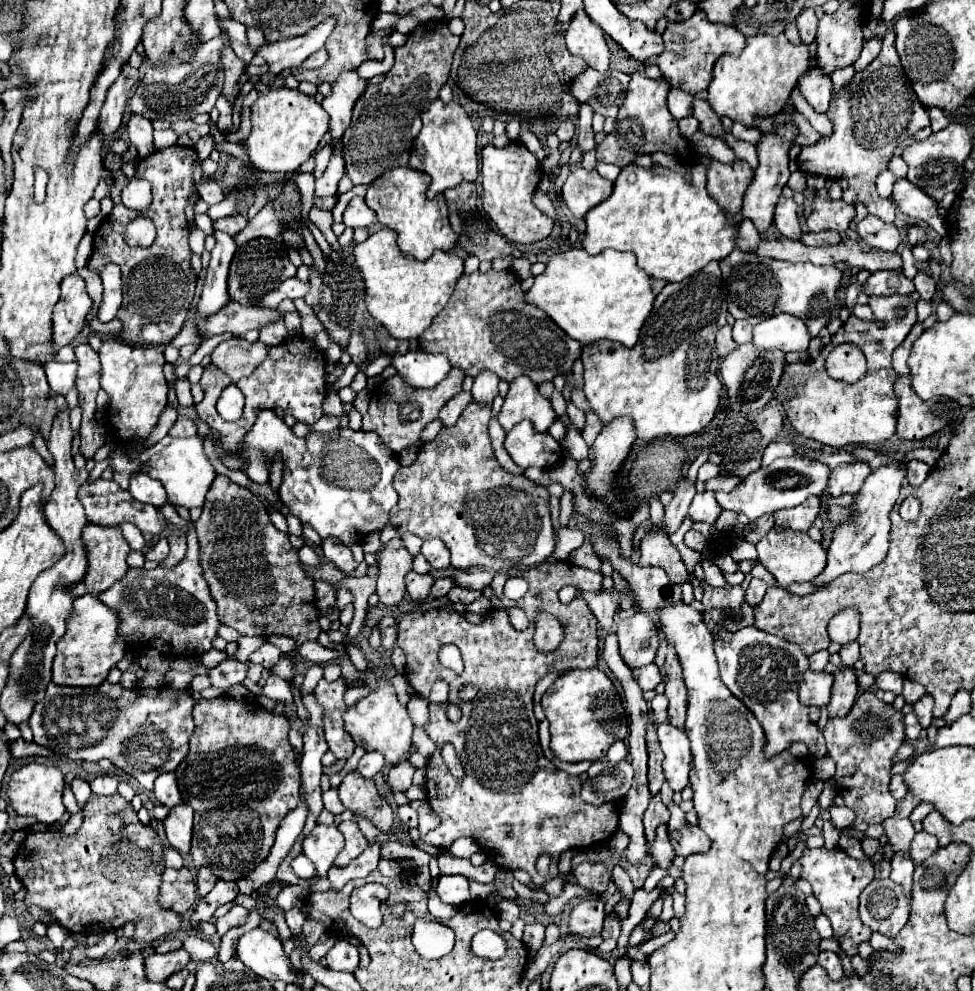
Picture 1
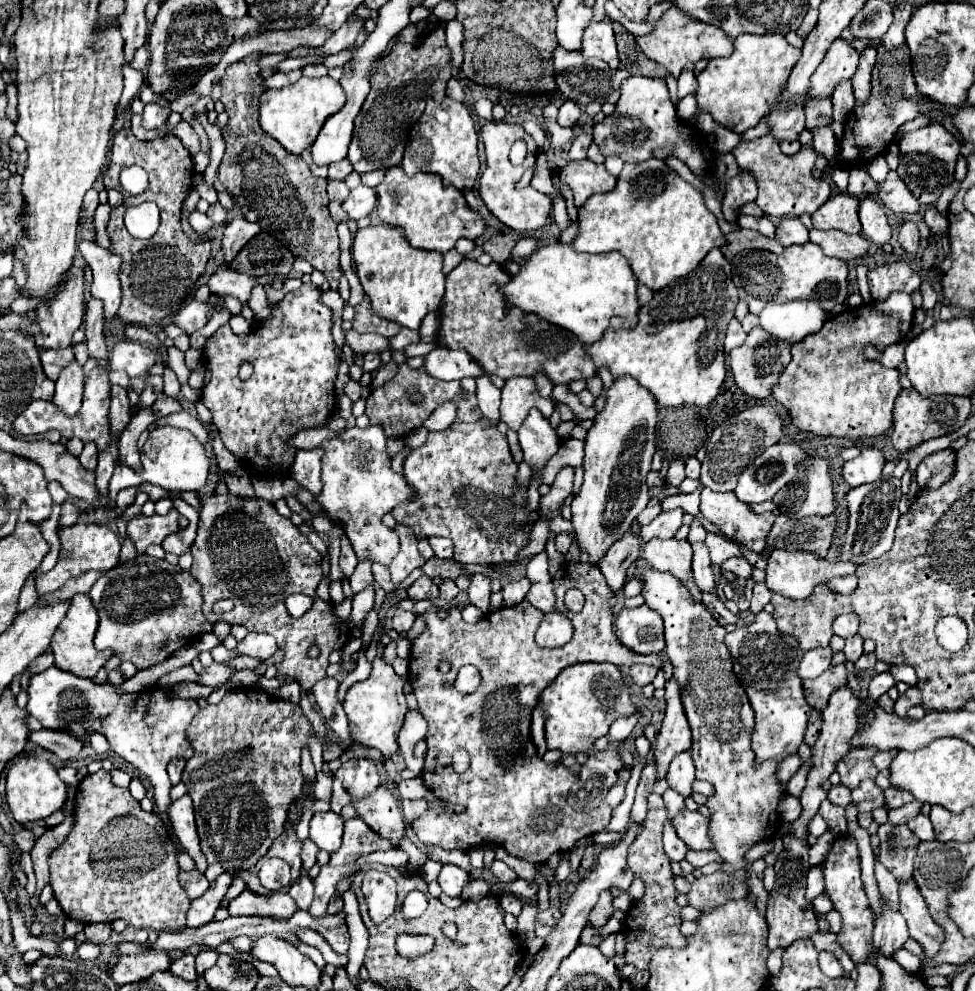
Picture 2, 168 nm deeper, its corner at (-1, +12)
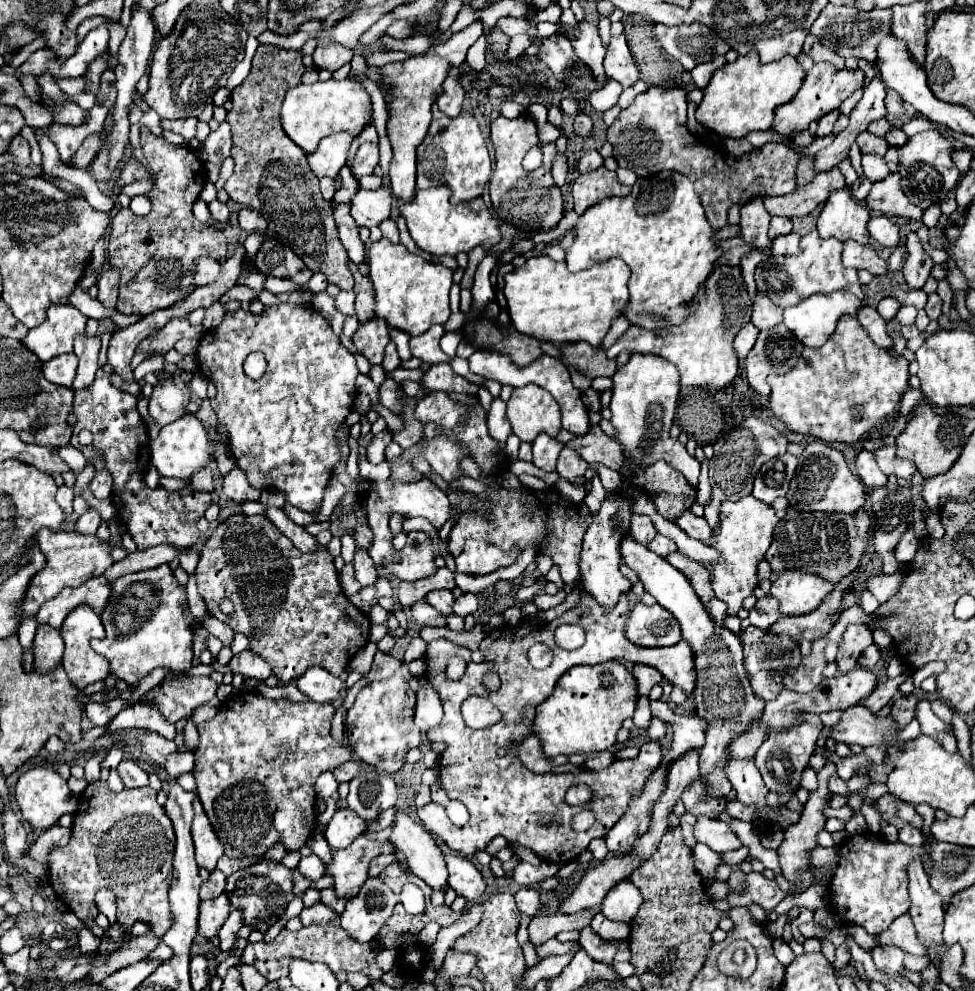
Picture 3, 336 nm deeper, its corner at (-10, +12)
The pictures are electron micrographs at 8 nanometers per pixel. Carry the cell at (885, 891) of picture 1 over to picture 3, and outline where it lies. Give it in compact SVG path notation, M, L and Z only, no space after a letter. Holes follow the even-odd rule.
M885 945L883 949L875 947L871 951L871 955L873 955L877 969L883 973L899 973L903 967L903 961L905 961L905 951L895 945Z

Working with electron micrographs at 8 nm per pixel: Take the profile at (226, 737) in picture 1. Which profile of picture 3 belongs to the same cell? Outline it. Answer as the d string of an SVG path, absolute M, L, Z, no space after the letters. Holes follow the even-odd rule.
M239 691L235 693L231 699L223 701L225 705L217 711L217 715L207 721L207 723L201 723L197 725L199 729L199 749L195 751L195 769L193 769L193 775L195 775L195 781L197 781L197 795L203 803L203 809L221 841L221 845L225 847L225 855L227 855L227 849L229 849L229 857L249 857L249 855L263 855L263 851L267 851L269 847L273 847L275 843L285 843L285 847L289 851L295 851L299 849L307 839L309 835L313 833L313 827L315 827L315 781L317 777L323 773L323 771L331 771L335 767L339 767L341 763L349 761L351 759L351 749L345 745L345 743L339 743L331 737L331 719L333 719L333 713L335 713L335 707L331 703L289 703L285 699L279 699L279 701L273 701L273 699L265 699L263 695L259 695L257 691Z

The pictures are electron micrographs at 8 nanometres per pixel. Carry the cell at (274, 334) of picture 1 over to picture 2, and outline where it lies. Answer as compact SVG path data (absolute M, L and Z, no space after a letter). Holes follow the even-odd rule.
M256 285L256 287L252 289L252 295L250 295L248 305L250 305L250 309L256 313L256 319L258 319L258 321L268 319L268 313L274 309L274 305L268 305L266 293L264 293L264 287L262 287L262 285Z

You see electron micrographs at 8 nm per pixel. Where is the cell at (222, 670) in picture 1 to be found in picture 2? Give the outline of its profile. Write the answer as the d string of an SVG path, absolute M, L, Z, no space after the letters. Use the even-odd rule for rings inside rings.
M214 661L210 667L204 667L204 669L198 673L196 683L198 683L198 685L208 685L208 687L218 687L218 685L226 683L232 673L234 673L234 671L228 669L224 663L216 663L216 661Z

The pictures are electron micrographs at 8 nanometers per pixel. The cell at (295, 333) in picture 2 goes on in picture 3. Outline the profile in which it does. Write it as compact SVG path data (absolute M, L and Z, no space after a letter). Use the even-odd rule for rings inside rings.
M295 303L265 307L261 315L237 309L227 313L219 327L205 331L199 341L197 363L201 373L217 387L211 407L231 435L231 455L235 457L235 465L247 473L247 481L255 489L277 489L287 493L287 501L303 511L317 511L333 467L341 459L335 431L353 409L355 377L359 375L353 353L333 335L329 321L313 307ZM253 351L265 353L267 359L267 371L259 381L243 373L243 361Z

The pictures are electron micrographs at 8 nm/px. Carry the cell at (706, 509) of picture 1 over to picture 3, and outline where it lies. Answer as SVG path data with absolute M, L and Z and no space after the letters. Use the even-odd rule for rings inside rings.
M753 495L741 497L737 503L723 501L719 517L721 523L715 531L713 547L721 551L723 561L713 563L713 591L721 601L727 603L729 615L737 615L737 611L743 607L743 599L749 597L757 585L757 563L765 557L779 519L771 505L757 501Z

